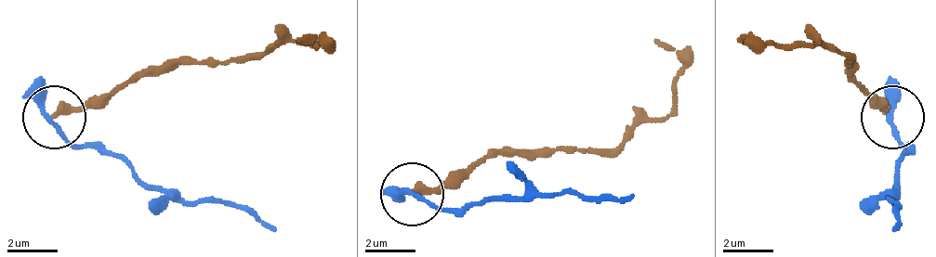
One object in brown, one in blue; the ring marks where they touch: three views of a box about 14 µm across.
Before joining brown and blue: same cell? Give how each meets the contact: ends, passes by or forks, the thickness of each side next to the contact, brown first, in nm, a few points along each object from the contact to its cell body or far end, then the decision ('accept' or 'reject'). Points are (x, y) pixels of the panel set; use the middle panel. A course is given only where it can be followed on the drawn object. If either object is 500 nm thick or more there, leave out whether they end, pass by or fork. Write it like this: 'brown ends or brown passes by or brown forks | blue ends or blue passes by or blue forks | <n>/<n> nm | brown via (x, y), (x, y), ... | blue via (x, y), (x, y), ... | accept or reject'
brown ends | blue passes by | 340/200 nm | brown via (413, 192), (464, 180), (489, 154), (539, 148), (615, 148), (640, 122), (660, 122), (678, 54), (653, 41) | blue via (407, 192), (444, 212), (470, 212), (507, 199), (546, 192), (609, 199), (634, 192) | reject

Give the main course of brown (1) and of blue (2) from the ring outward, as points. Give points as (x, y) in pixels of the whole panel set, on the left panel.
1: (55, 118), (106, 106), (131, 80), (181, 61), (257, 61), (283, 43), (321, 43), (296, 36)
2: (49, 118), (86, 149), (112, 149), (150, 187), (188, 200), (251, 207), (276, 232)

